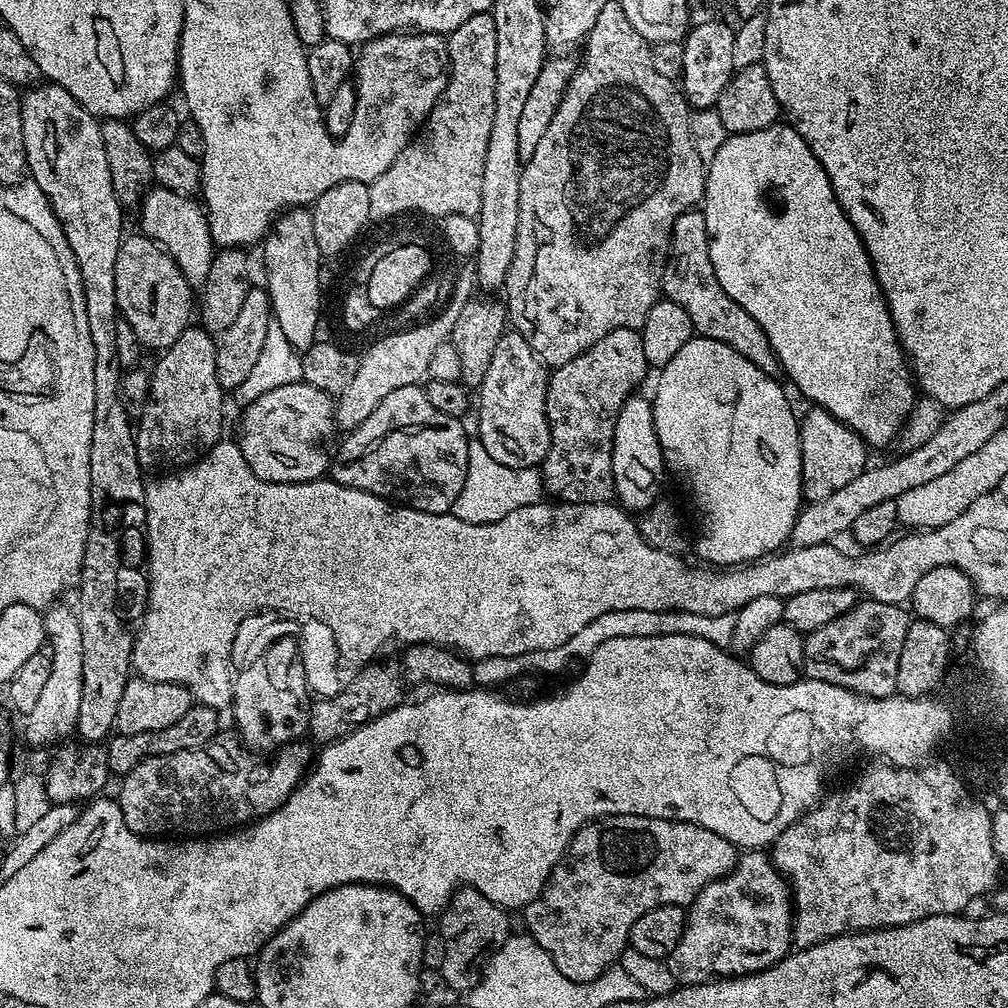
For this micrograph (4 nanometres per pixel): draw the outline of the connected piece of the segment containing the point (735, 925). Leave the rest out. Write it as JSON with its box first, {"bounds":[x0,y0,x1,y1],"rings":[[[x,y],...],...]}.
{"bounds":[667,851,793,985],"rings":[[[745,851],[722,879],[710,882],[687,905],[684,933],[667,957],[677,985],[766,970],[793,951],[793,919],[788,881],[763,851]]]}

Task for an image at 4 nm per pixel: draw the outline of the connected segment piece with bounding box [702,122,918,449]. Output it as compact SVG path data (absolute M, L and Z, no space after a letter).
M777 122L768 128L753 132L731 133L728 140L722 142L718 154L714 154L714 158L707 161L702 211L706 218L710 262L714 262L714 274L718 274L718 282L722 282L722 290L726 290L726 294L730 294L730 298L734 298L734 302L738 302L738 306L742 306L742 310L746 310L746 314L750 314L750 318L754 318L754 322L762 326L766 338L770 338L770 346L774 354L780 360L783 375L785 377L788 375L792 379L793 386L809 400L807 402L809 405L826 409L831 416L838 418L850 430L854 430L862 437L865 445L875 449L874 447L886 447L891 440L893 443L899 437L905 420L918 403L918 388L914 383L914 373L906 363L904 349L901 348L900 339L896 336L896 327L892 321L888 303L884 301L884 291L876 281L862 238L858 230L854 230L850 218L846 218L826 170L822 170L810 146L806 146L803 138L784 122Z

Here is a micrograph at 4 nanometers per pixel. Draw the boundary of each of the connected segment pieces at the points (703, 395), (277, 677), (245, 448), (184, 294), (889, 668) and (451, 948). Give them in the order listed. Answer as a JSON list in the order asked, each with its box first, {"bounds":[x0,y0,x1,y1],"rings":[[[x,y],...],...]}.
[{"bounds":[651,335,802,566],"rings":[[[693,335],[690,342],[686,342],[686,346],[682,346],[682,350],[678,350],[678,354],[674,354],[674,358],[670,358],[670,362],[666,367],[659,369],[658,376],[660,381],[656,384],[656,396],[651,397],[652,409],[654,410],[654,426],[658,434],[658,442],[664,451],[664,459],[669,469],[677,468],[682,475],[688,479],[688,488],[692,491],[692,500],[696,503],[696,508],[700,511],[700,537],[696,540],[696,552],[701,556],[703,563],[708,566],[743,566],[753,563],[757,560],[765,559],[773,554],[779,553],[781,549],[789,543],[792,527],[796,521],[796,516],[802,507],[802,493],[800,491],[800,483],[802,482],[802,450],[800,449],[800,425],[798,423],[797,413],[792,413],[792,404],[788,401],[788,396],[784,393],[781,382],[775,376],[767,376],[762,370],[758,370],[758,366],[754,366],[754,362],[750,362],[746,358],[742,358],[742,354],[738,354],[738,350],[730,350],[730,346],[726,346],[726,342],[714,342],[714,338],[706,338],[705,336]]]},{"bounds":[230,639,308,750],"rings":[[[282,639],[271,644],[267,650],[248,669],[236,679],[236,691],[230,705],[231,711],[236,711],[236,728],[239,739],[249,749],[257,750],[264,744],[264,740],[280,740],[276,742],[296,742],[300,735],[308,732],[308,718],[305,705],[300,705],[300,700],[288,689],[288,675],[292,672],[292,660],[297,659],[296,644],[290,639]]]},{"bounds":[238,382,338,484],"rings":[[[303,382],[287,384],[254,398],[242,411],[238,443],[246,466],[258,478],[275,484],[301,484],[319,480],[329,471],[338,440],[336,410],[329,393]]]},{"bounds":[114,235,194,350],"rings":[[[125,235],[120,241],[118,266],[114,266],[114,290],[119,315],[130,322],[130,330],[145,349],[163,350],[190,327],[194,316],[194,288],[178,270],[167,248],[155,244],[149,236]]]},{"bounds":[803,598,910,700],"rings":[[[864,598],[846,610],[846,614],[836,616],[834,622],[826,622],[826,626],[818,626],[818,630],[807,633],[803,675],[809,680],[830,682],[875,700],[897,695],[898,658],[902,655],[902,642],[906,642],[910,623],[909,613],[904,610],[898,604]]]},{"bounds":[438,886,510,994],"rings":[[[461,886],[452,893],[448,907],[438,916],[438,920],[440,920],[438,934],[448,944],[446,962],[442,962],[438,971],[444,975],[444,981],[448,983],[449,989],[453,993],[467,994],[479,982],[482,965],[490,950],[502,947],[508,940],[510,935],[508,916],[509,913],[505,909],[490,902],[490,898],[486,898],[486,894],[482,894],[470,886]]]}]

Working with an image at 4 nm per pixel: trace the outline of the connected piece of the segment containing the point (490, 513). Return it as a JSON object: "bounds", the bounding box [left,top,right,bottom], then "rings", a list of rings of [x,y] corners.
{"bounds":[451,438,544,524],"rings":[[[472,438],[468,441],[466,486],[462,486],[462,494],[458,494],[451,515],[462,518],[462,522],[489,524],[498,522],[498,518],[506,518],[506,514],[518,510],[518,506],[541,503],[544,495],[544,478],[536,468],[502,466],[502,462],[486,454],[486,446],[482,446],[478,438]]]}

